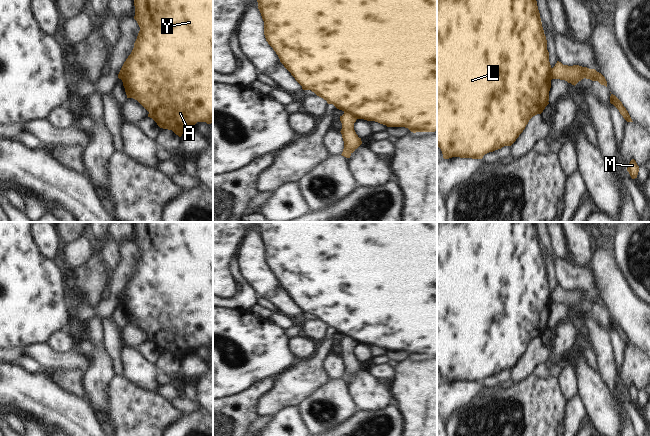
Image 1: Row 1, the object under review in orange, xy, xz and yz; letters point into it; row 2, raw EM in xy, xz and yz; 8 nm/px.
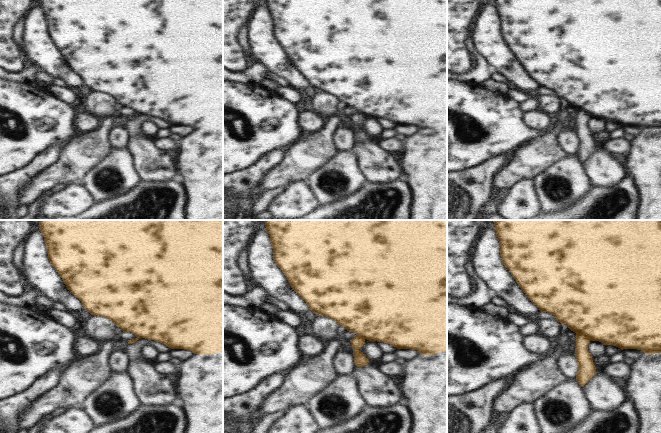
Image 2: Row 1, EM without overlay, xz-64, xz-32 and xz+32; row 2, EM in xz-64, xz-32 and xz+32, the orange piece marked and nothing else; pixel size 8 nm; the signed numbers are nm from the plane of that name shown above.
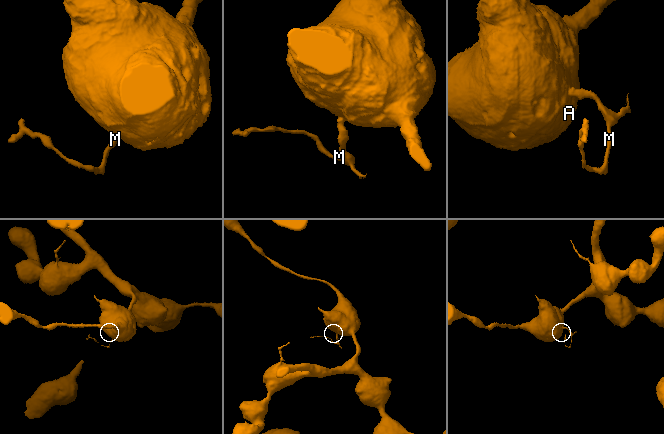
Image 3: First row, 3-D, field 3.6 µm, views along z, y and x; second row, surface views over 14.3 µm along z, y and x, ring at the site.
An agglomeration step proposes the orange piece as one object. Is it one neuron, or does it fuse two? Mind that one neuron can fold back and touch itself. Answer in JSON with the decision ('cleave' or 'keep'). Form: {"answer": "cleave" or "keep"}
{"answer": "cleave"}

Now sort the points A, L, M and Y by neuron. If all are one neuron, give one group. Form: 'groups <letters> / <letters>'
groups A L Y / M

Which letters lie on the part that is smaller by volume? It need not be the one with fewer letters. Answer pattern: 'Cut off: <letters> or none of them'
Cut off: M

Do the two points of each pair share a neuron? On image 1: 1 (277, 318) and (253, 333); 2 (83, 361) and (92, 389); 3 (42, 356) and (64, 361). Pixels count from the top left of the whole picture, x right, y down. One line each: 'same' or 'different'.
1: different
2: different
3: same

